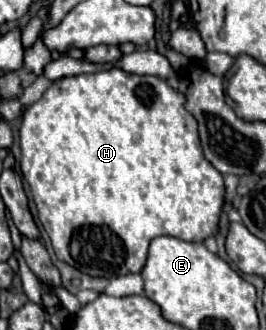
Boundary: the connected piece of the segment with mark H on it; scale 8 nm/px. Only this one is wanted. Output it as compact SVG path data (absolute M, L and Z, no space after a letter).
M122 69L98 71L92 75L64 77L56 83L52 83L40 101L26 107L26 111L22 115L22 125L20 125L20 147L22 147L20 169L32 189L40 223L44 225L44 229L52 241L56 257L86 275L110 279L114 275L140 273L146 263L148 245L154 237L172 235L182 241L204 241L208 237L214 237L220 229L218 223L220 223L220 213L222 213L224 193L226 193L222 173L216 171L214 167L210 167L210 161L202 155L198 125L196 125L194 115L186 109L186 97L180 91L172 89L164 79L146 79L144 81L142 77L128 75Z

